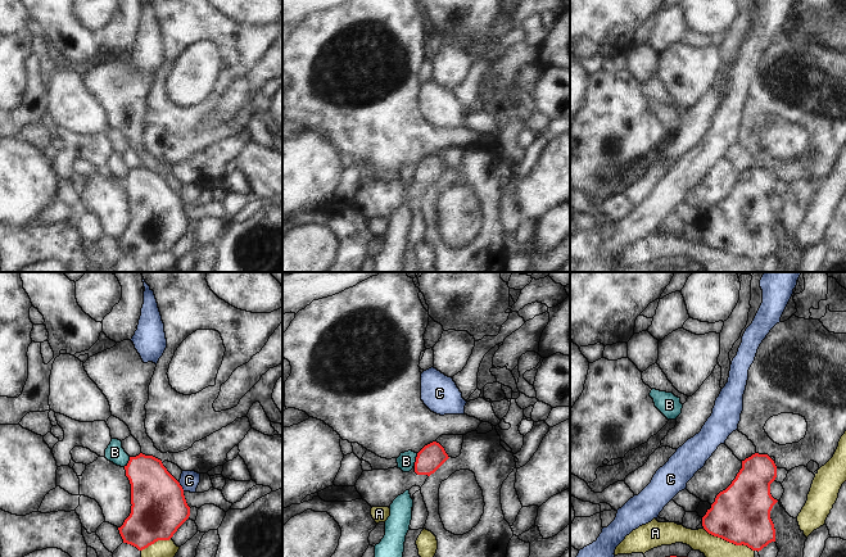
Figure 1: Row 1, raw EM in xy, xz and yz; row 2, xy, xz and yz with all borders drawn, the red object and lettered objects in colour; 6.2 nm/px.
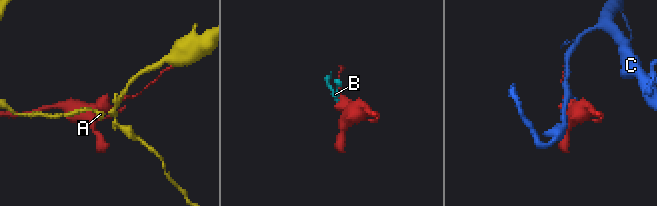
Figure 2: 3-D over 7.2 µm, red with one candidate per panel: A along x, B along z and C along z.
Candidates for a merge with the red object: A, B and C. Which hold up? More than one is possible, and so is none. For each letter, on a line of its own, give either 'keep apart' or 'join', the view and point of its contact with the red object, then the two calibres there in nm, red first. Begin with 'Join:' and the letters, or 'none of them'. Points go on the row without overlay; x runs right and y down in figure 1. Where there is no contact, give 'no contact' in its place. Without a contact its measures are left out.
Join: none of them
A: keep apart; contact yz (729, 254); calibres 360 and 220 nm
B: keep apart; contact xz (416, 172); calibres 160 and 110 nm
C: keep apart; contact xy (181, 199); calibres 340 and 120 nm

